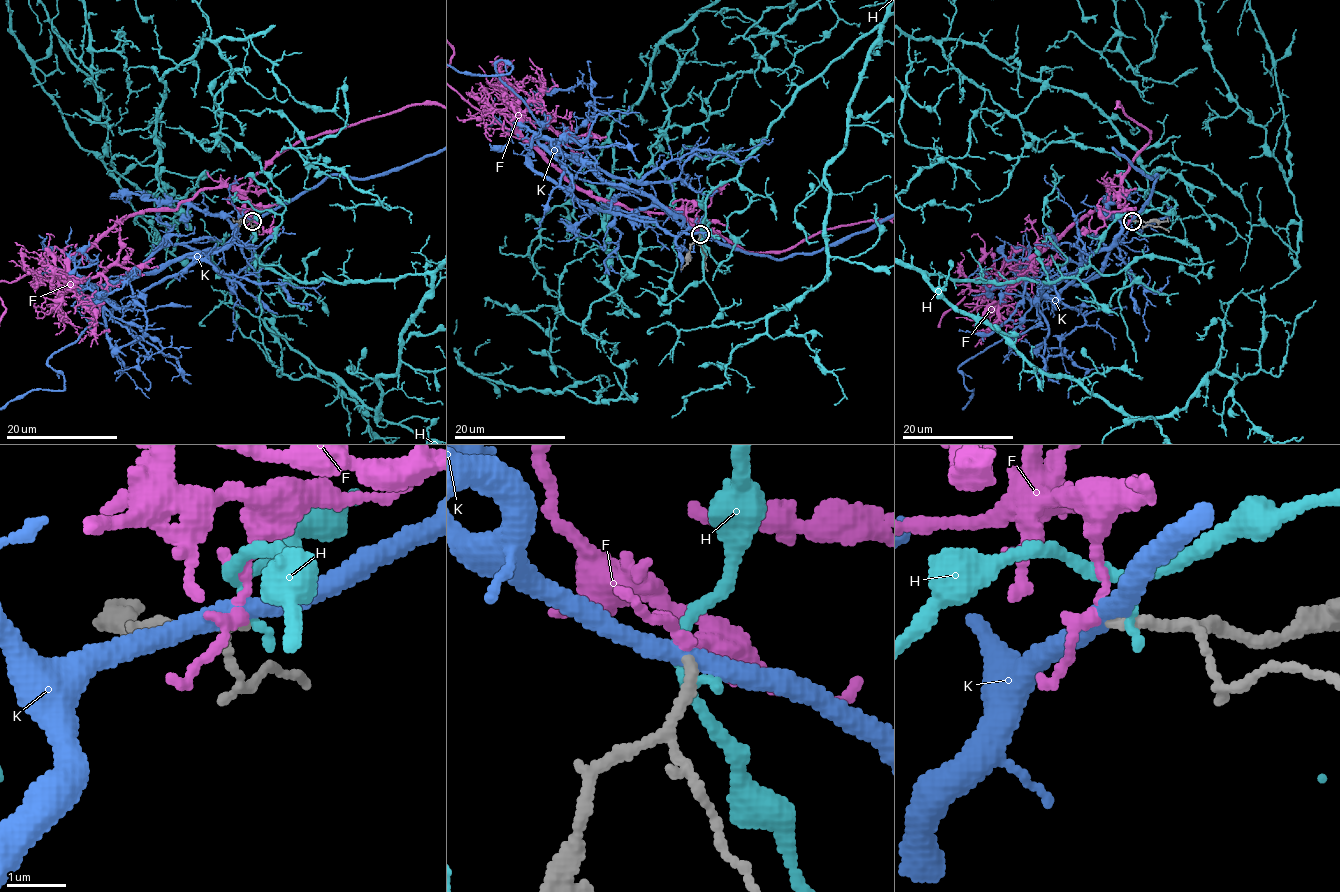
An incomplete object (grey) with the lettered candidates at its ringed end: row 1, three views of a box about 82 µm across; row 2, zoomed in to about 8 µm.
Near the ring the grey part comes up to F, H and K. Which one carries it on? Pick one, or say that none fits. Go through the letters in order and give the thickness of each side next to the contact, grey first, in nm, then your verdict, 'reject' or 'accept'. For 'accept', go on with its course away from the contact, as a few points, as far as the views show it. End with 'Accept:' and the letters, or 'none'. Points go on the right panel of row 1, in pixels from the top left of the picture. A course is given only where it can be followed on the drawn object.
F: calibres 180 and 160 nm; accept; course (1131, 220), (1111, 187), (1103, 209), (1085, 215), (998, 280), (981, 282), (934, 329), (988, 324), (981, 336)
H: calibres 140 and 140 nm; reject
K: calibres 190 and 340 nm; reject
Accept: F

